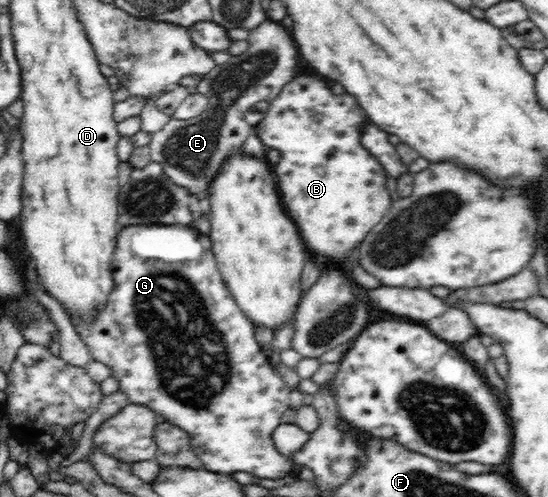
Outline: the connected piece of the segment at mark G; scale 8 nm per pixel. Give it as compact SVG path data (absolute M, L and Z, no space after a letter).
M136 225L124 227L116 239L116 249L111 263L113 290L108 296L107 304L98 313L96 320L84 322L78 318L70 317L80 339L90 349L92 359L108 365L112 370L111 377L118 380L119 391L123 391L129 403L145 405L166 418L166 422L183 429L189 436L191 446L196 455L201 459L202 469L214 473L234 474L237 471L246 471L259 478L280 479L281 477L295 477L298 479L298 466L284 457L274 445L272 433L280 423L281 417L286 413L290 404L291 388L284 383L272 364L268 363L264 348L254 338L255 325L240 310L240 306L233 299L224 278L219 272L215 255L212 252L210 237L202 235L196 228L188 225Z

